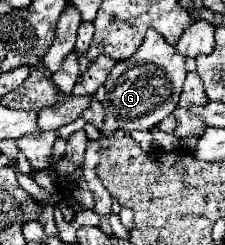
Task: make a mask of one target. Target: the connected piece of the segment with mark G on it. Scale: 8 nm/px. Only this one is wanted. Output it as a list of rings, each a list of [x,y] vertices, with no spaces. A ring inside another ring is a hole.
[[[149,28],[139,52],[127,60],[117,62],[105,80],[105,124],[101,136],[109,136],[115,130],[131,132],[151,130],[153,126],[157,126],[175,110],[185,76],[185,56],[177,54],[177,50],[171,48],[159,32]]]

